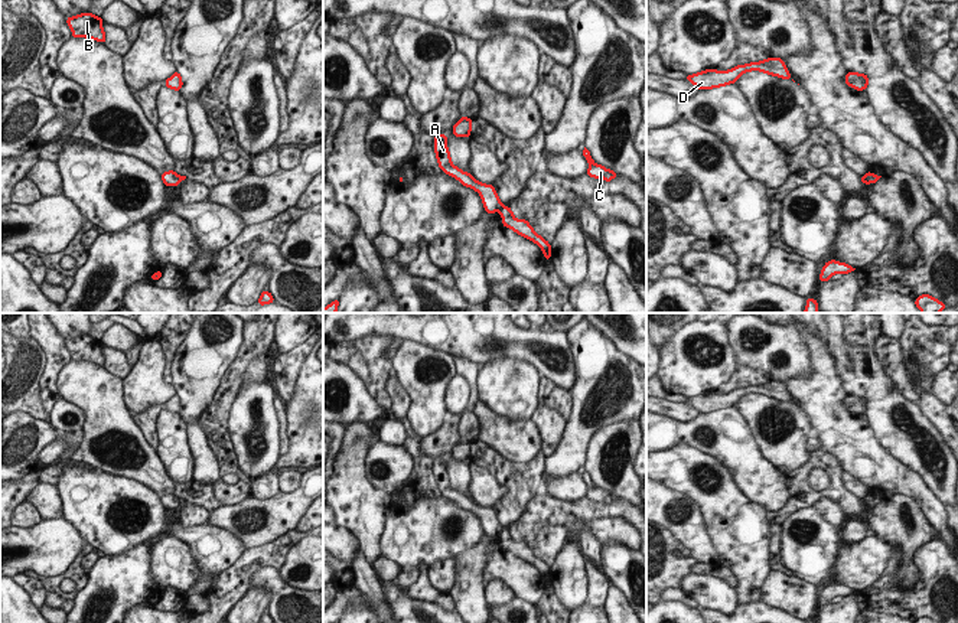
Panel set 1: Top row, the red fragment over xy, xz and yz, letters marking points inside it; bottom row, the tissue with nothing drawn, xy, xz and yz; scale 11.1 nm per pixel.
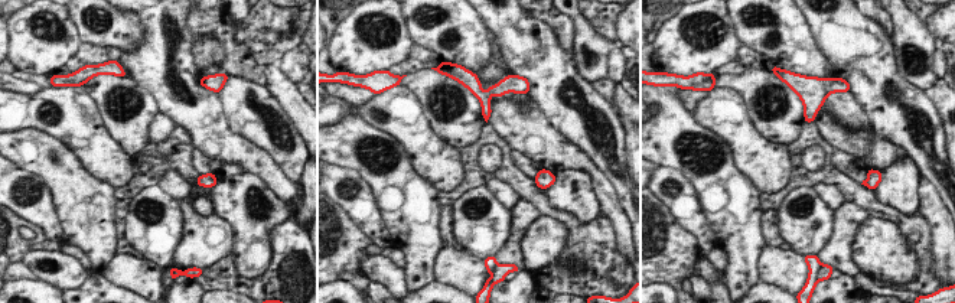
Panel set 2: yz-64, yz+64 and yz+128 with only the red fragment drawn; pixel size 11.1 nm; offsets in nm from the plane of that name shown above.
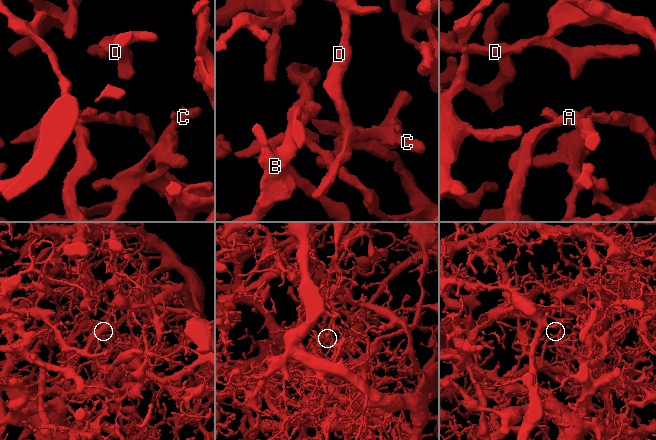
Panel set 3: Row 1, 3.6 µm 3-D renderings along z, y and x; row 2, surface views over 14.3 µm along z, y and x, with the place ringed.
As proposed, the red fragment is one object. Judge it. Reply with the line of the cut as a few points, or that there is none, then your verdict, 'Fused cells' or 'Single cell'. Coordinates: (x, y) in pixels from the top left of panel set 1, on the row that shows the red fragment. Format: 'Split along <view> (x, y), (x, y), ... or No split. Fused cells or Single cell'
Split along xz (502, 205), (499, 211). Fused cells

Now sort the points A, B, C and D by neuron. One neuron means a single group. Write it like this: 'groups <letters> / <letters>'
groups A B C / D

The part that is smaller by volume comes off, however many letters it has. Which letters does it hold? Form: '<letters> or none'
A, B, C

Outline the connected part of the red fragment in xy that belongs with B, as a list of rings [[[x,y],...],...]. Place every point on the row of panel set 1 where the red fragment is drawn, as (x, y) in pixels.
[[[91,12],[66,17],[66,23],[72,30],[72,37],[87,37],[105,43],[104,20],[94,16]]]

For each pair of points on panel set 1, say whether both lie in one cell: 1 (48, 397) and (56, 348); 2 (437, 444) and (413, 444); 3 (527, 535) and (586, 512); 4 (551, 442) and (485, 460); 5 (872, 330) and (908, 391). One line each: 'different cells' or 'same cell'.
1: same cell
2: different cells
3: same cell
4: different cells
5: same cell

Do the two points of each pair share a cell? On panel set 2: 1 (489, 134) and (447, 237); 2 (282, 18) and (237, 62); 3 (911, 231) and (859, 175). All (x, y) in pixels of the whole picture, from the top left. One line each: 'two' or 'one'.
1: two
2: two
3: two

